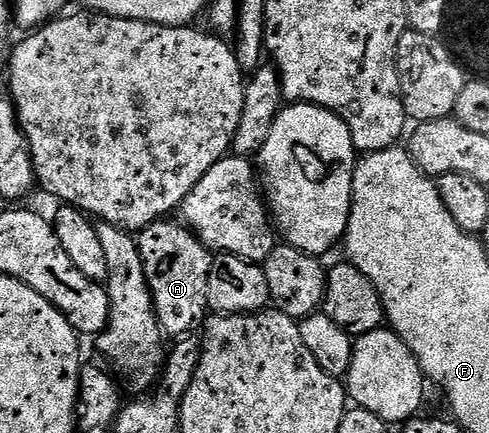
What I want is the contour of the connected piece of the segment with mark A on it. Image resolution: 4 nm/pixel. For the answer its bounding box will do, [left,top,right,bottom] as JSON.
[138,220,214,335]

